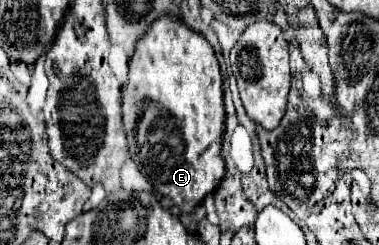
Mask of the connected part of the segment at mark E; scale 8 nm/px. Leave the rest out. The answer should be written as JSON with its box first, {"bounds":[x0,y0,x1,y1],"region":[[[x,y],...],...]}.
{"bounds":[123,16,225,214],"region":[[[161,16],[151,24],[149,32],[137,42],[135,54],[129,60],[129,82],[123,92],[123,124],[129,154],[155,192],[171,198],[183,214],[193,212],[205,196],[217,190],[221,178],[225,178],[225,160],[221,158],[225,104],[221,84],[223,78],[211,44],[171,16]]]}

